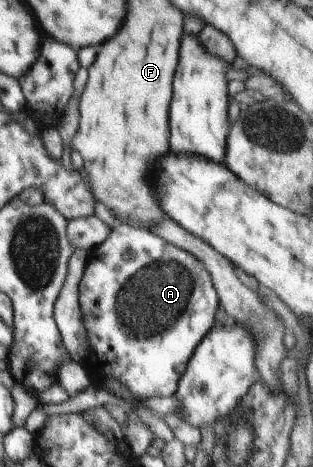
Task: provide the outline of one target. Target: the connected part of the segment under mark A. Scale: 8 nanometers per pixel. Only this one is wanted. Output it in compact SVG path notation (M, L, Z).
M116 222L107 239L89 253L77 289L78 311L86 328L88 354L84 368L101 386L104 378L120 380L132 396L171 396L181 380L196 344L214 325L219 301L210 274L192 254L148 230Z

